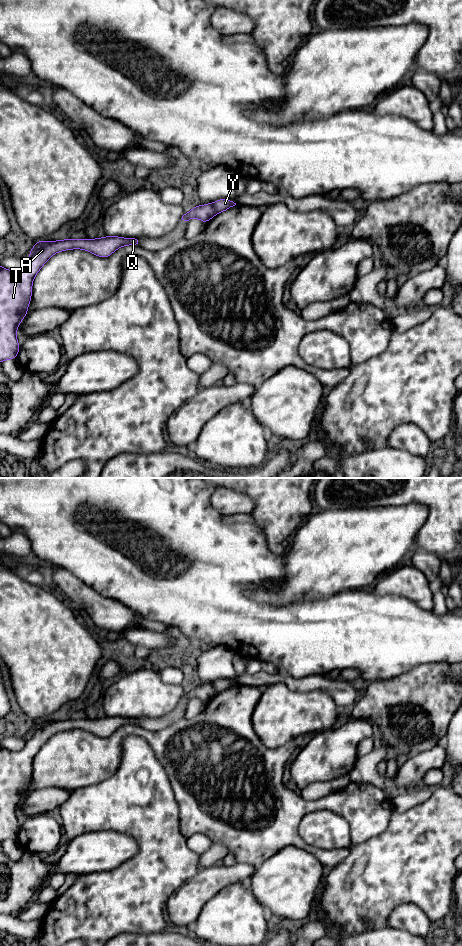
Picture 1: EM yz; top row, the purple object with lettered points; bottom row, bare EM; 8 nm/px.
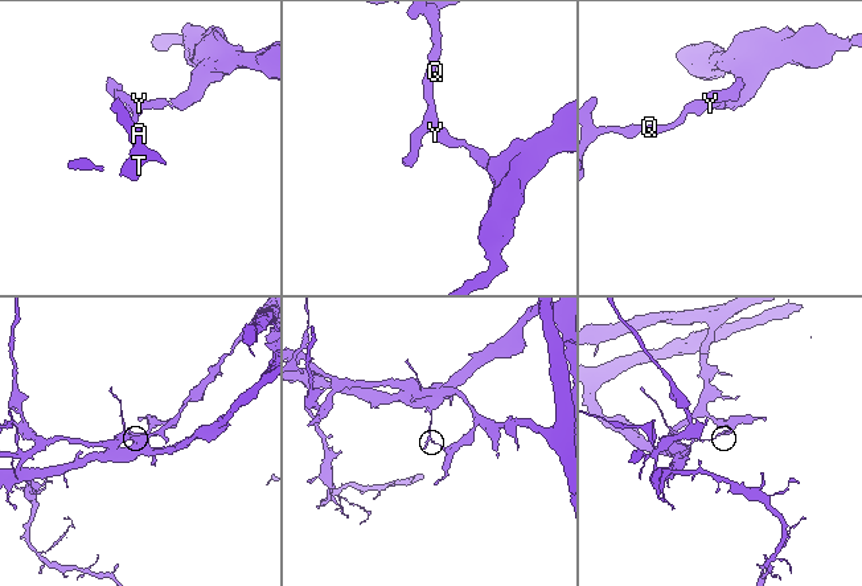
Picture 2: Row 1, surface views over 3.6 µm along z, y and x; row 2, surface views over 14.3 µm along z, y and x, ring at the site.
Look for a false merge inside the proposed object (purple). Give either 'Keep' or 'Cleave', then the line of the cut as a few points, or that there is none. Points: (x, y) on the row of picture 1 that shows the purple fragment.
Cleave. Split along yz (213, 203), (217, 212)

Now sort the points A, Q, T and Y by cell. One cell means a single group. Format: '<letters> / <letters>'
A Q T / Y

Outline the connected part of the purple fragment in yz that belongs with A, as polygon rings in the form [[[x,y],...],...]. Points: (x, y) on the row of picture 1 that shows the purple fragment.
[[[105,236],[99,239],[67,239],[35,242],[23,269],[10,271],[0,266],[0,363],[16,359],[20,346],[16,330],[26,316],[32,296],[32,282],[41,267],[57,252],[84,249],[96,256],[109,257],[122,246],[140,246],[140,238]]]

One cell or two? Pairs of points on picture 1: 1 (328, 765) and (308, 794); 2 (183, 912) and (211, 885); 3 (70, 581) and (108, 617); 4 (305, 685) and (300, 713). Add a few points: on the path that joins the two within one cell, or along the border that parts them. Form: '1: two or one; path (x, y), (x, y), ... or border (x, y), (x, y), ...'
1: two; border (337, 783), (330, 781), (313, 782), (300, 791)
2: one; path (190, 905), (204, 891)
3: one; path (79, 590), (99, 610)
4: two; border (283, 681), (296, 691), (323, 690), (327, 693)

